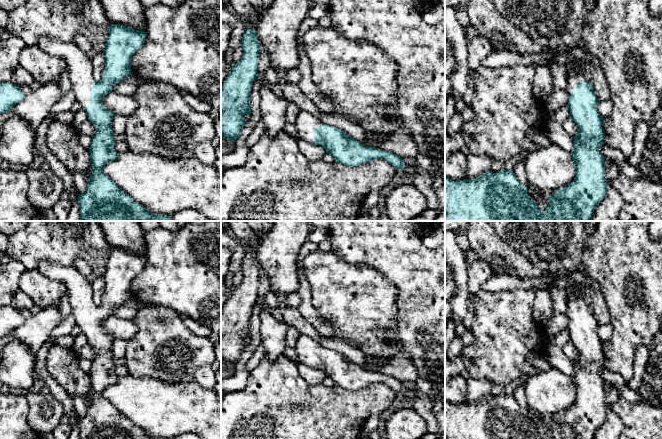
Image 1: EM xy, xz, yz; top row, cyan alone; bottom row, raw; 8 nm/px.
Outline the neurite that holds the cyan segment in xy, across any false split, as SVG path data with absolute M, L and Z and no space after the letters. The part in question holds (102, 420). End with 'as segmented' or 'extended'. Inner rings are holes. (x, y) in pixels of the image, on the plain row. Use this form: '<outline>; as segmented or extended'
M111 248L104 275L105 291L100 305L93 301L93 288L87 277L83 276L73 265L63 266L43 261L36 267L42 274L51 279L59 280L66 285L72 316L76 325L85 334L88 344L96 351L96 356L92 359L92 368L89 372L92 399L87 406L85 416L79 418L77 423L80 429L80 439L163 439L152 437L136 426L103 395L105 389L116 384L119 377L114 373L116 365L111 350L111 346L116 339L105 331L102 323L112 316L112 311L115 308L123 306L126 301L133 297L131 282L144 269L145 265L145 255L134 254L121 248Z; extended

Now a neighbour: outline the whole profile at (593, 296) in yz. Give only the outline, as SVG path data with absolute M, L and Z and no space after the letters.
M571 283L568 287L564 287L564 291L578 288L587 303L592 308L597 322L600 326L611 323L611 316L601 291L589 283Z

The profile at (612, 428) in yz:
M608 409L606 420L597 429L594 439L619 439L622 429L623 423L620 417L614 411Z

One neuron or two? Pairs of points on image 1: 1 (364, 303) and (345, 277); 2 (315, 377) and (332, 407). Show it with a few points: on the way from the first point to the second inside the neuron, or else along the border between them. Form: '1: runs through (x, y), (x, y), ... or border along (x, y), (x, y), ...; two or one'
1: runs through (359, 297), (359, 293), (349, 283); one
2: border along (301, 376), (309, 384), (322, 384); two

